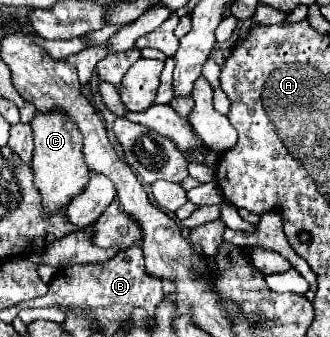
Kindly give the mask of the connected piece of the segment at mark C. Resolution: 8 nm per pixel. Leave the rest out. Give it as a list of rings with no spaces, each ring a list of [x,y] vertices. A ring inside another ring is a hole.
[[[35,112],[31,120],[33,136],[35,136],[35,152],[31,160],[31,168],[35,172],[35,188],[43,196],[43,206],[47,214],[53,214],[67,206],[73,196],[77,196],[87,184],[87,164],[83,162],[83,138],[71,122],[67,122],[67,114],[43,114]]]

